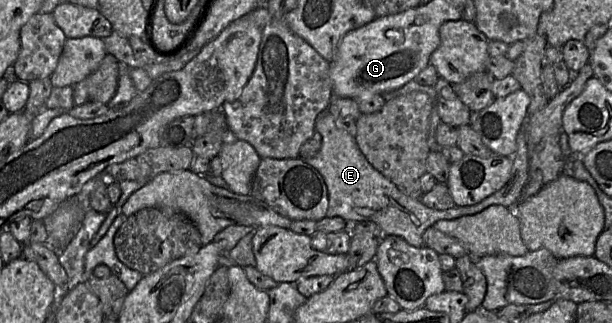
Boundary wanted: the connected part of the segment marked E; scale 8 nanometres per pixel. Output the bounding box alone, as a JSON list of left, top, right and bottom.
[304,108,529,247]

